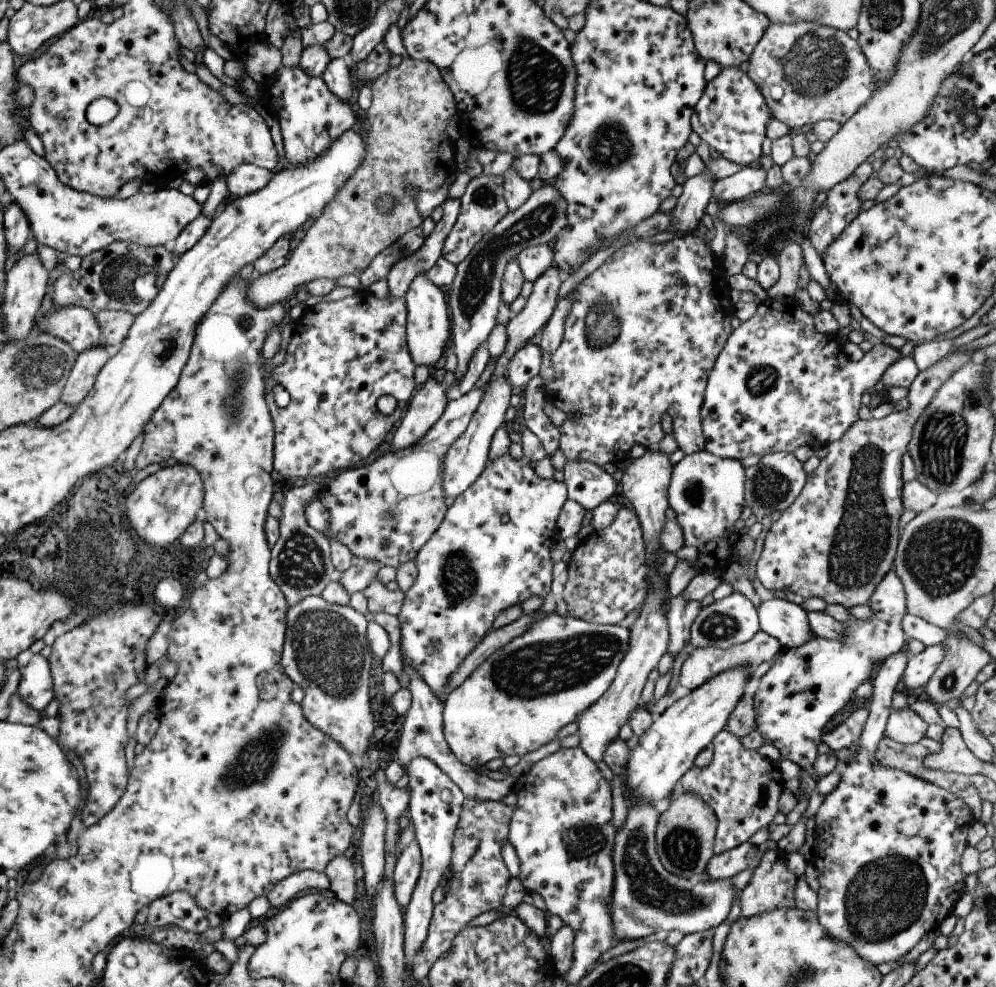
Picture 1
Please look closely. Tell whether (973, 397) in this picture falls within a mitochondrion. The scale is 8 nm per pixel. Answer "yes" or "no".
yes

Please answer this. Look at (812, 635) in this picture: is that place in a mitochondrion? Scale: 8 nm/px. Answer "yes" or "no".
no

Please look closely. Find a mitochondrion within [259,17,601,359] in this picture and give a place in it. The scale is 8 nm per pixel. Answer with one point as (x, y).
(477, 280)

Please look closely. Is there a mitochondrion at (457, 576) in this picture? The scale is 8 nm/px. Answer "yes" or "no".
yes

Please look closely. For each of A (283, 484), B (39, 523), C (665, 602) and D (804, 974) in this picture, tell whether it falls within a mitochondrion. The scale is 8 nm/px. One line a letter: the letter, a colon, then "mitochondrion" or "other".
A: other
B: other
C: other
D: mitochondrion

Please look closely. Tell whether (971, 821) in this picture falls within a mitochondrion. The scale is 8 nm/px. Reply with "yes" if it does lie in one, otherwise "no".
no

